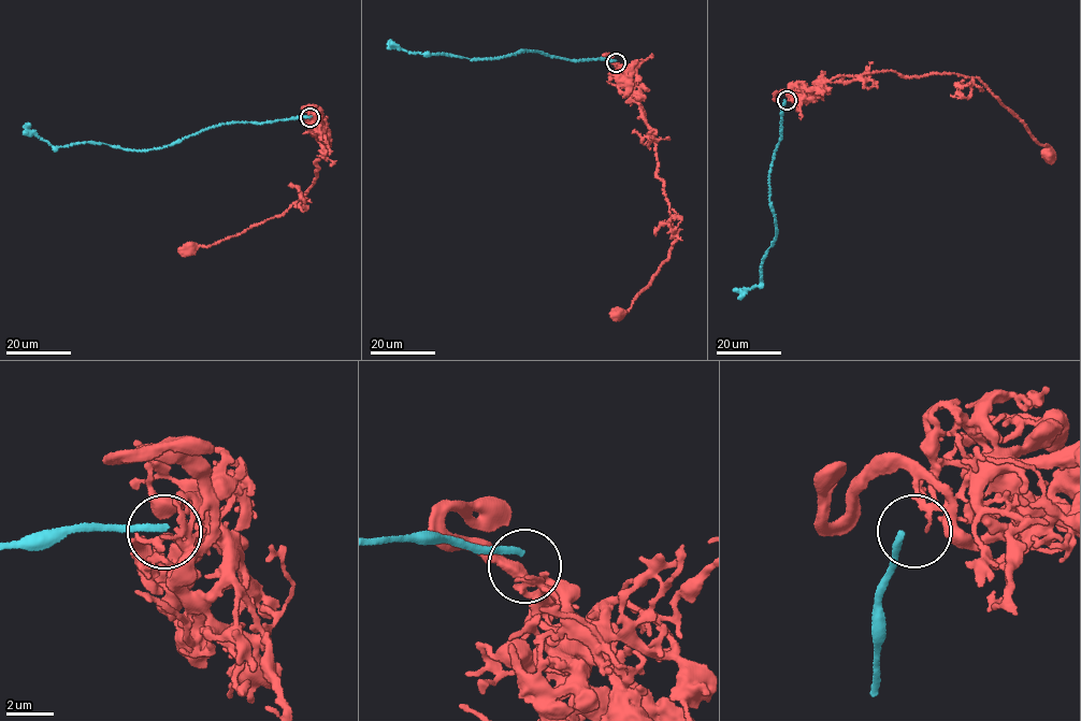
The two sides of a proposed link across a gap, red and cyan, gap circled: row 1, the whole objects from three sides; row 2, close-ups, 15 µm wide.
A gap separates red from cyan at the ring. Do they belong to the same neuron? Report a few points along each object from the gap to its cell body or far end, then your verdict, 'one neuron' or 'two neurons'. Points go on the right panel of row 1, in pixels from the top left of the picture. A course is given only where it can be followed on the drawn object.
red runs (788, 100), (837, 76), (866, 72), (975, 77), (1023, 120), (1036, 141), (1048, 147), (1049, 155); cyan runs (784, 100), (781, 138), (769, 171), (768, 199), (776, 234), (762, 259), (761, 284), (745, 292), (733, 289); one neuron

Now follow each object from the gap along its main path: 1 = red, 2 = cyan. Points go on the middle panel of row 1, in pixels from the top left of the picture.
1: (616, 63), (631, 82), (653, 138), (656, 175), (664, 182), (674, 240), (650, 285), (619, 313)
2: (615, 61), (577, 60), (523, 49), (494, 58), (473, 59), (407, 52), (392, 46), (389, 41)

